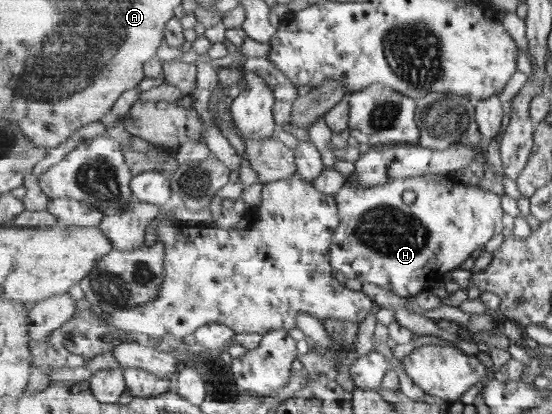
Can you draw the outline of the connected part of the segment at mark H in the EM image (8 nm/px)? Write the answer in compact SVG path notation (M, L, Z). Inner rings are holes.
M355 170L346 182L342 185L341 193L335 197L337 202L337 209L340 219L339 227L336 233L333 235L332 245L330 247L330 259L334 269L339 270L347 279L357 279L361 283L373 283L388 291L393 292L400 297L412 297L412 295L419 294L426 289L429 289L434 283L440 282L449 271L460 267L468 257L475 257L480 249L484 249L486 243L490 239L494 239L494 235L502 233L504 229L504 223L502 223L502 203L500 203L500 195L493 193L492 191L485 191L479 189L478 186L470 186L466 184L460 184L454 182L447 176L442 181L434 181L427 179L426 175L420 175L420 177L410 177L410 179L395 179L389 181L384 185L374 185L374 187L362 187L360 181L358 181L358 173ZM411 191L416 194L415 201L408 205L404 201L404 193Z

